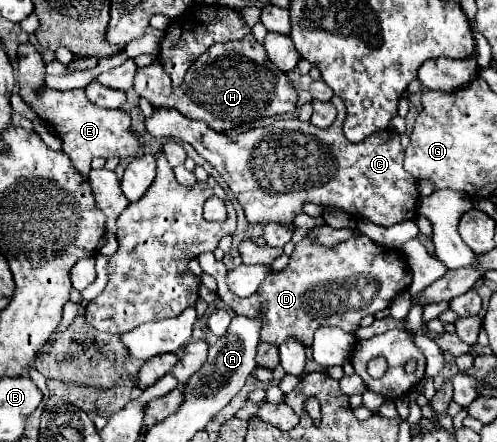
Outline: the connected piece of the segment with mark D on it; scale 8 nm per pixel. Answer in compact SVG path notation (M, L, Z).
M364 235L350 237L332 249L302 239L290 257L290 265L272 273L260 289L246 299L236 297L228 289L228 271L222 261L216 261L212 253L200 253L196 259L204 273L218 281L218 295L228 307L244 317L264 317L260 339L272 345L280 345L288 337L296 337L300 343L312 345L314 331L324 325L334 325L354 333L360 327L362 317L390 307L394 297L412 283L404 257L398 251L372 243Z

